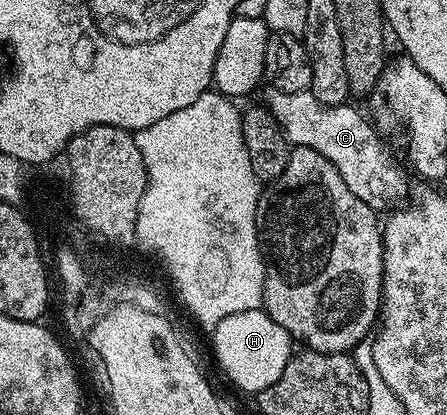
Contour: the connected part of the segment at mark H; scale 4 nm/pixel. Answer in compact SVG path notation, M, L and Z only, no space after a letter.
M263 308L226 315L226 319L219 321L211 333L212 353L221 371L244 393L259 395L263 389L270 387L270 383L275 383L278 375L286 371L286 363L294 355L292 336L274 323Z

